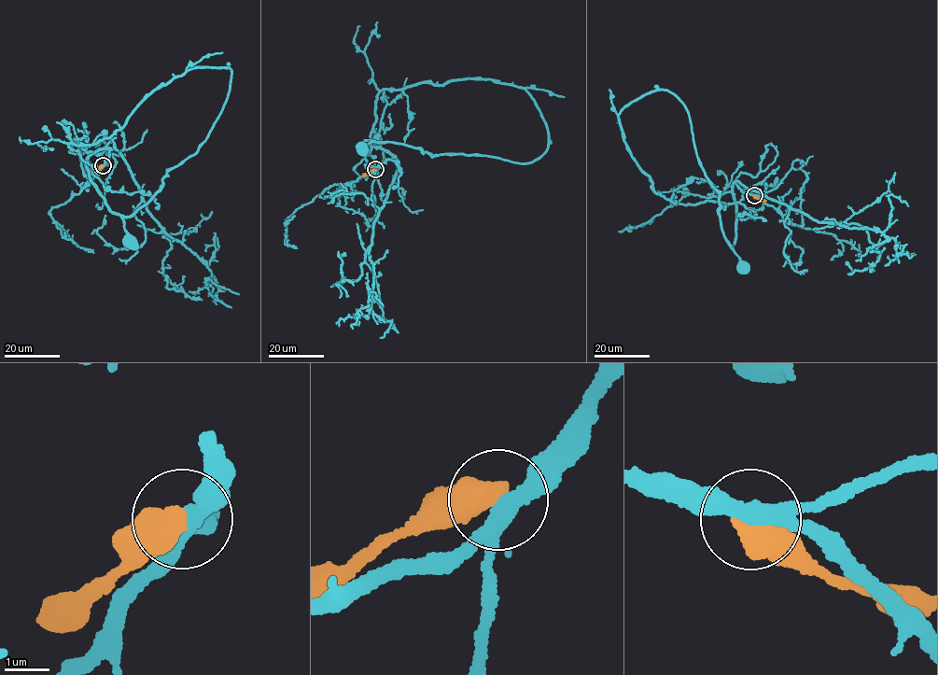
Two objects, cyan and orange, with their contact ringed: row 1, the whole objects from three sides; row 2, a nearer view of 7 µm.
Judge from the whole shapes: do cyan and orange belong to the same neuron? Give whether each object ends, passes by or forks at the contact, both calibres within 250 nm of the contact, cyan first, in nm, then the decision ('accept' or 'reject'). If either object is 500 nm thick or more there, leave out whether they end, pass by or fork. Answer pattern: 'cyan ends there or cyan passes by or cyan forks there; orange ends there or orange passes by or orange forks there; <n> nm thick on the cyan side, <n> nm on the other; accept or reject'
380 nm thick on the cyan side, 600 nm on the other; reject

